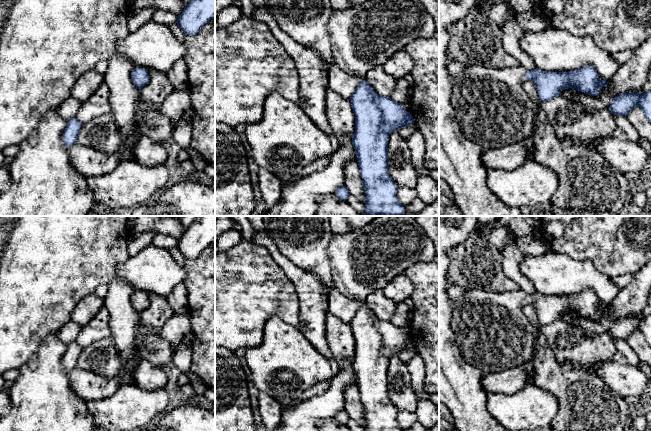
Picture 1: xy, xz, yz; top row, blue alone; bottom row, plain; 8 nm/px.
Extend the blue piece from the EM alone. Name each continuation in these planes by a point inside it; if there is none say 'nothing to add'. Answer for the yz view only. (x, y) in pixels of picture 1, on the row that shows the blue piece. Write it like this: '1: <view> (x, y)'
1: yz (490, 105)

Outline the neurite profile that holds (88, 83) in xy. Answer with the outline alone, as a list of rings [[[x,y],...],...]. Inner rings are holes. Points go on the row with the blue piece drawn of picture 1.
[[[95,69],[83,74],[75,83],[71,95],[79,102],[89,99],[104,82],[104,75]]]

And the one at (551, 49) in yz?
[[[552,26],[538,32],[524,32],[519,43],[521,49],[533,60],[536,68],[543,71],[568,72],[591,65],[601,80],[609,82],[620,67],[613,55],[599,48],[592,37],[575,36]]]

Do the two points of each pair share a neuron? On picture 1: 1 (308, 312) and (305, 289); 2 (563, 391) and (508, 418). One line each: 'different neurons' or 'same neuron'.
1: same neuron
2: different neurons

